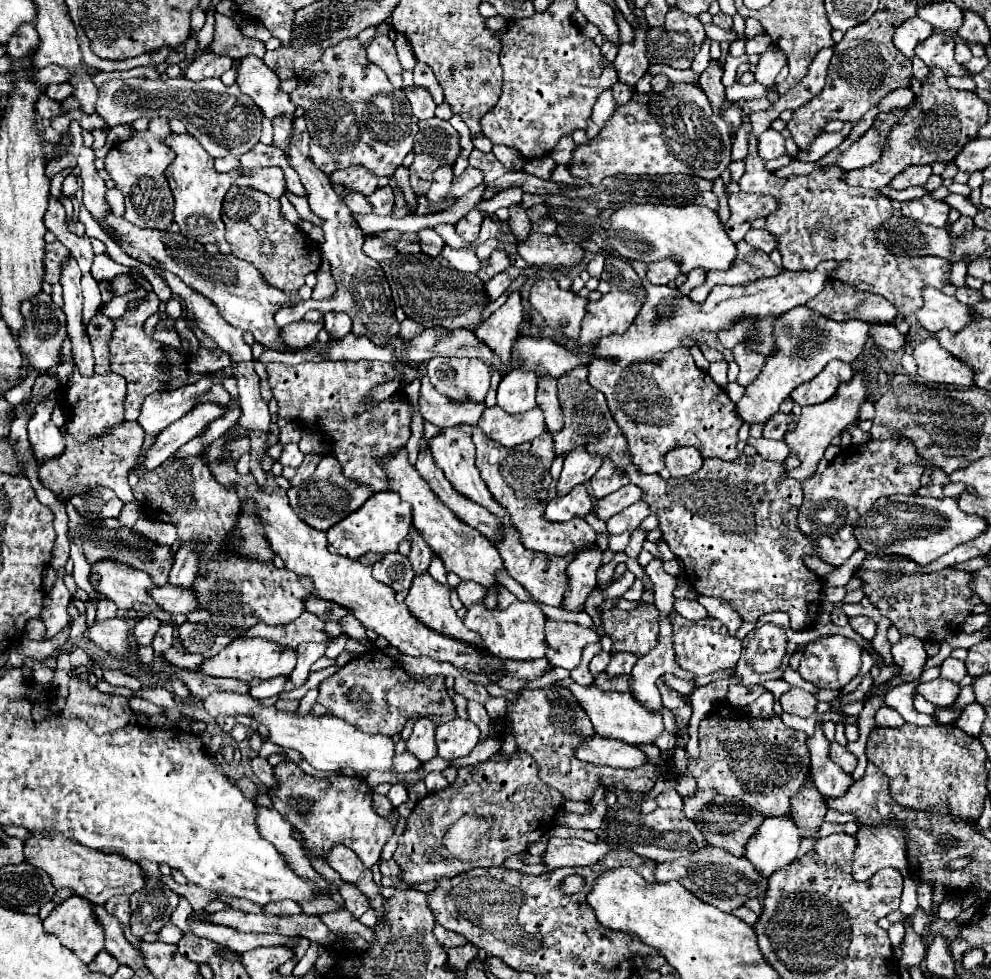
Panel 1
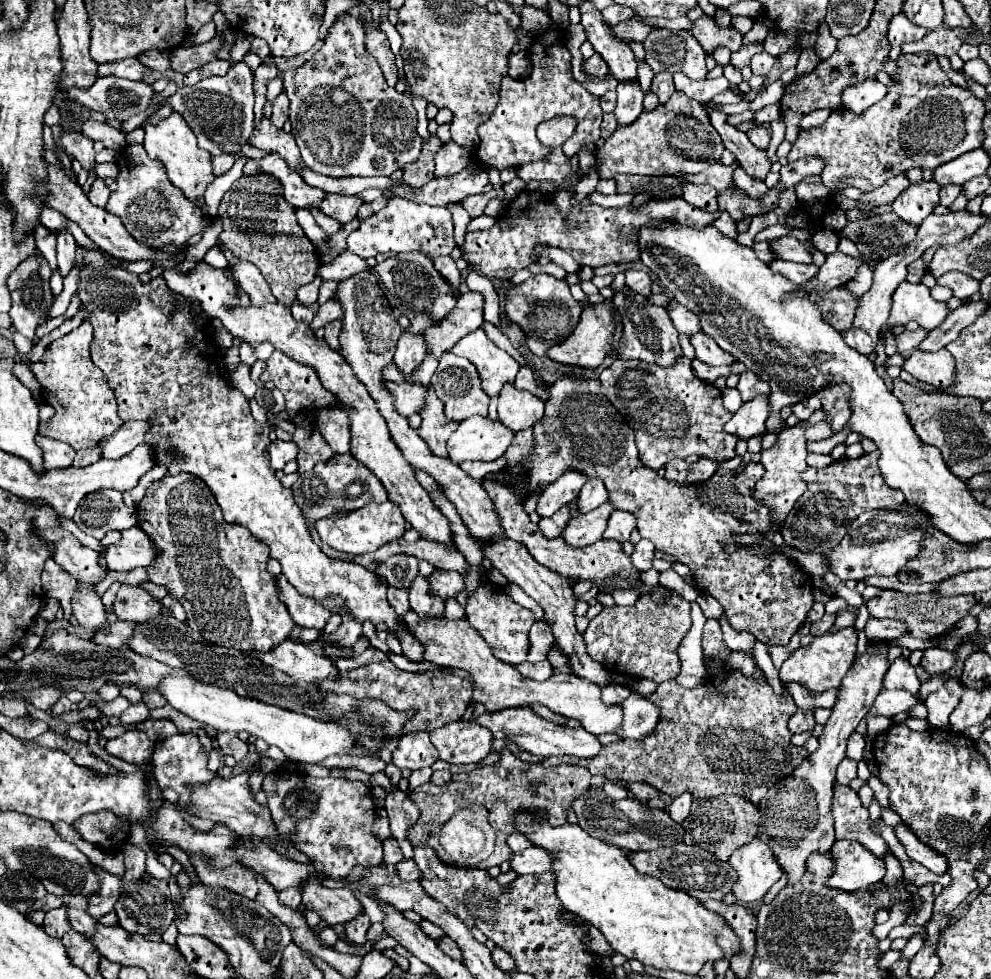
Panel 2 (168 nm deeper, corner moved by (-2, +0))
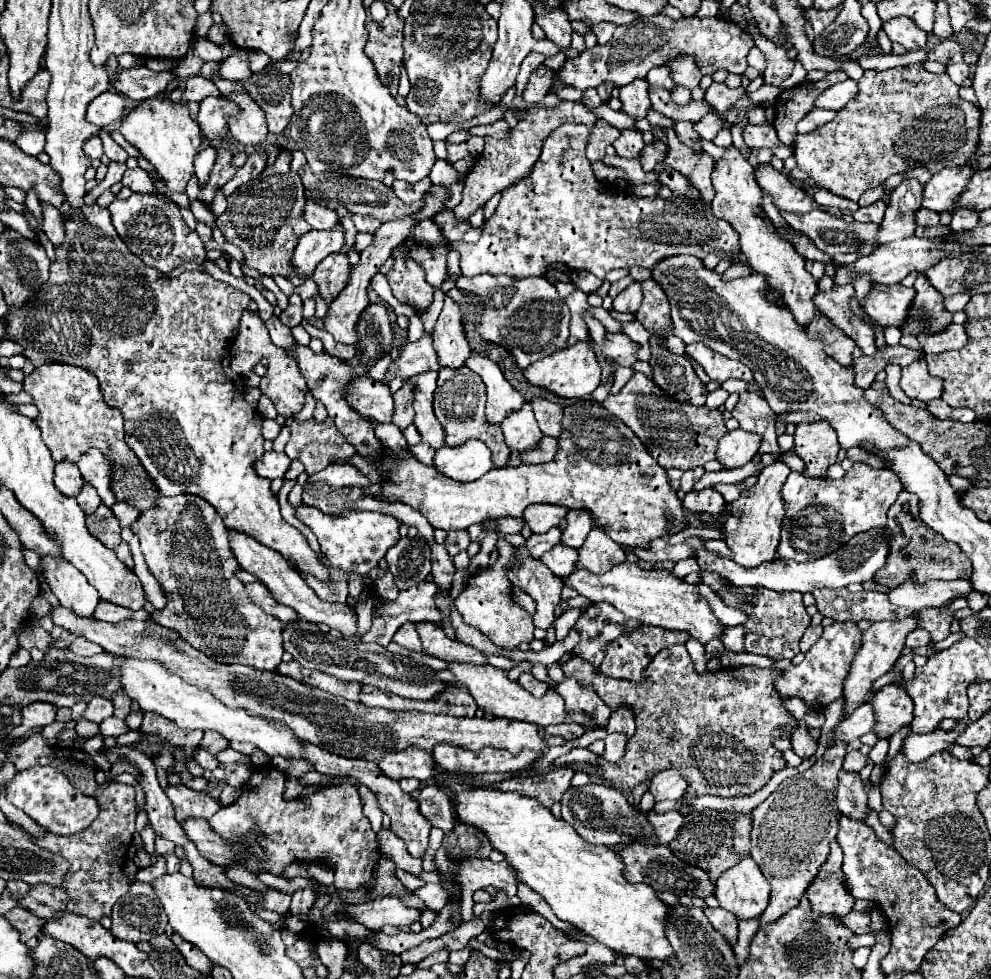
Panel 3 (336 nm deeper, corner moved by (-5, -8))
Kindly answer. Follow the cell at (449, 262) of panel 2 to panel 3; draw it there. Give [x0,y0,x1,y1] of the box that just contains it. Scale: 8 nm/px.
[433,297,471,369]

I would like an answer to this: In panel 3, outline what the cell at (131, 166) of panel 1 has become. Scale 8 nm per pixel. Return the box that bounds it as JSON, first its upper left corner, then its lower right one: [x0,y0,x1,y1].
[109,193,205,273]

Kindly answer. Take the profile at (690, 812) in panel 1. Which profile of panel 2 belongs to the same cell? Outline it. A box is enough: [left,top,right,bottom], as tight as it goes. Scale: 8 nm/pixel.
[666,793,694,823]

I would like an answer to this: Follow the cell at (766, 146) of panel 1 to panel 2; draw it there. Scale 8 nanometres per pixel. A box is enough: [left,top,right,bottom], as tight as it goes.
[748,127,770,149]

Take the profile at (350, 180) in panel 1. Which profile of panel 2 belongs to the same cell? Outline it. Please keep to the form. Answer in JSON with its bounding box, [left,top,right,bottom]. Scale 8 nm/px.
[322,193,364,223]

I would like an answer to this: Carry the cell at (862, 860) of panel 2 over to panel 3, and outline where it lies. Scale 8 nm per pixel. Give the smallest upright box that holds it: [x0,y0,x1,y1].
[807,839,855,917]

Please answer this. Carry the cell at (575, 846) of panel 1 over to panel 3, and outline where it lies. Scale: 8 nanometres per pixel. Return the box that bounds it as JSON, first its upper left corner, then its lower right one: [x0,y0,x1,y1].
[435,847,517,922]

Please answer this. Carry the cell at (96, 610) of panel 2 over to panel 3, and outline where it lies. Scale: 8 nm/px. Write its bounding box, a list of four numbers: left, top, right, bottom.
[41,555,99,615]

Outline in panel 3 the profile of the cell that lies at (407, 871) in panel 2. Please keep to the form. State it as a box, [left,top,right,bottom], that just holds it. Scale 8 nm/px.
[415,885,447,913]

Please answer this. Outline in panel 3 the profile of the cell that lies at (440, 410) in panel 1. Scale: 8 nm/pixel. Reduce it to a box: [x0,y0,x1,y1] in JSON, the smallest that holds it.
[345,373,393,423]

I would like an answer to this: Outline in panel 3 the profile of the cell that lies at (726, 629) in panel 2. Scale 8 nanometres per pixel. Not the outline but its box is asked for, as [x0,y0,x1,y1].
[563,645,797,801]

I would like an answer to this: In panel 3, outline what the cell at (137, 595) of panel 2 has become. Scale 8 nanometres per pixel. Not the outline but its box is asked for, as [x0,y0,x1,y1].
[93,601,133,623]

